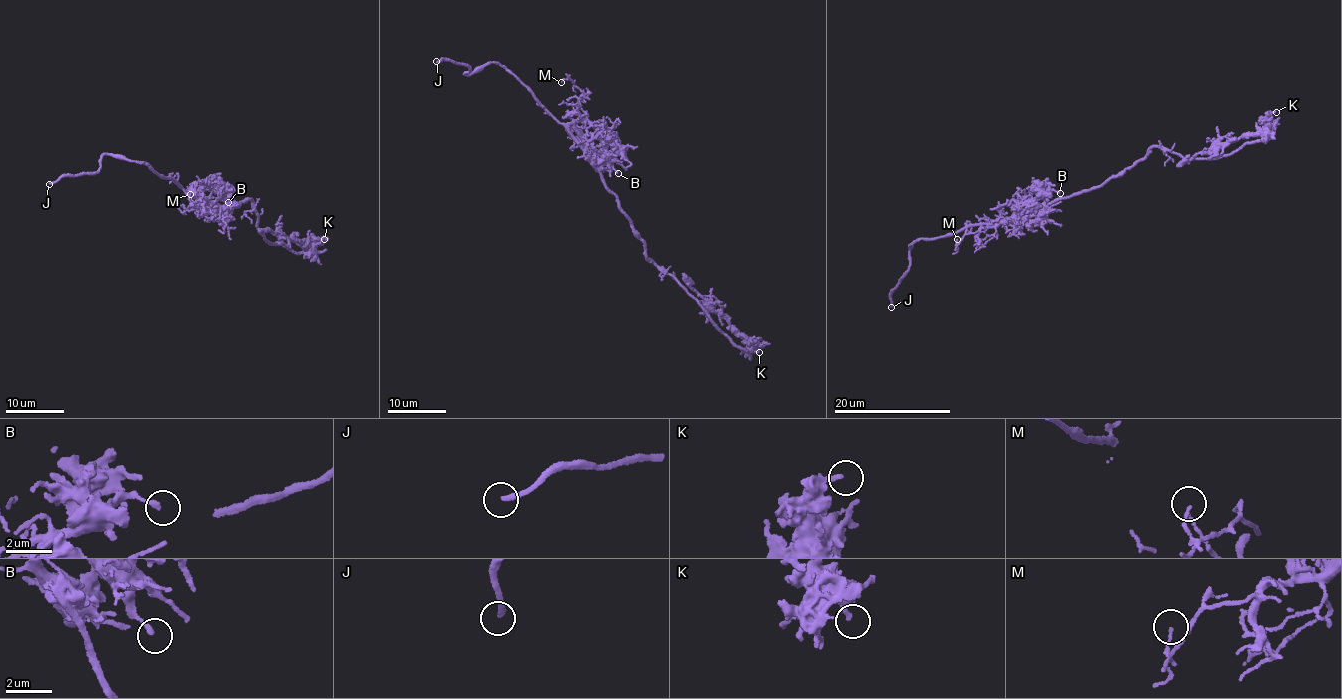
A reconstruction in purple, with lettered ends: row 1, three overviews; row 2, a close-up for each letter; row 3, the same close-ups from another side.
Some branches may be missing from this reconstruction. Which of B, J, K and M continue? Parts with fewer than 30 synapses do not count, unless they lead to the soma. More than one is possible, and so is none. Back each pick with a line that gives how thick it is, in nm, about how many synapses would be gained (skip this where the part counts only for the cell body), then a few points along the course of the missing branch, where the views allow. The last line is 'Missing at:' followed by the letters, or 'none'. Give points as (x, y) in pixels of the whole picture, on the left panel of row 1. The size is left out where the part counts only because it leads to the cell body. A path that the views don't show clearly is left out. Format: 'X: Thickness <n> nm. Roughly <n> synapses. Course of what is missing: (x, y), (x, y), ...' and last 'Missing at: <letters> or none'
J: Thickness 240 nm
Missing at: J

